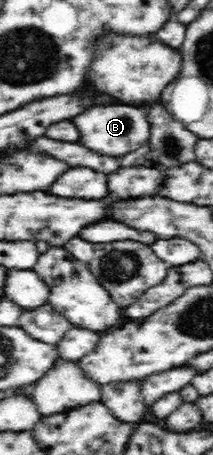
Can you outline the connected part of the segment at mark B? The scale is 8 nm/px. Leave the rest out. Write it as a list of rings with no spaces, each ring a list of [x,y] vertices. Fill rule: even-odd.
[[[107,105],[107,107],[89,107],[81,115],[71,119],[79,131],[83,131],[83,139],[79,139],[81,145],[87,149],[109,155],[109,157],[121,157],[125,153],[131,153],[143,145],[147,145],[150,138],[149,121],[146,111],[131,107],[131,105]]]

